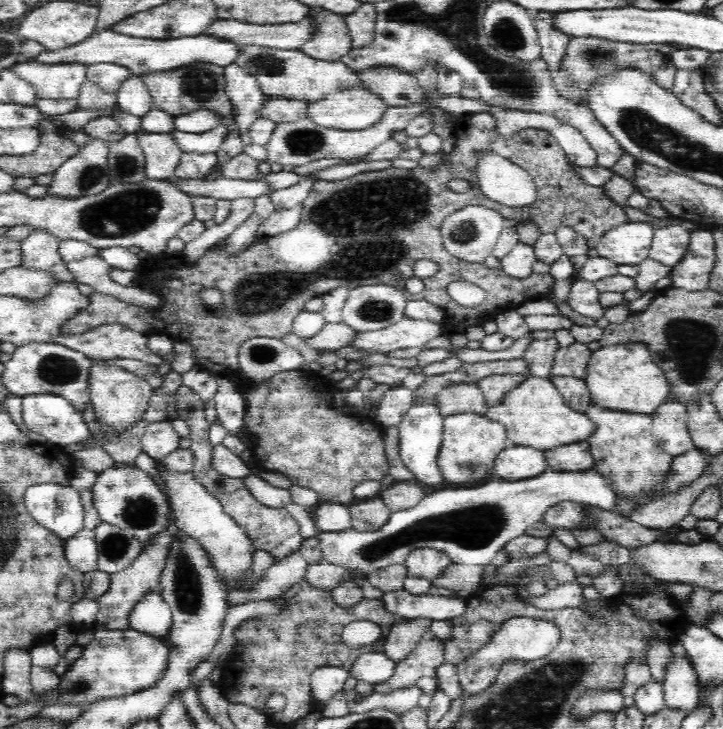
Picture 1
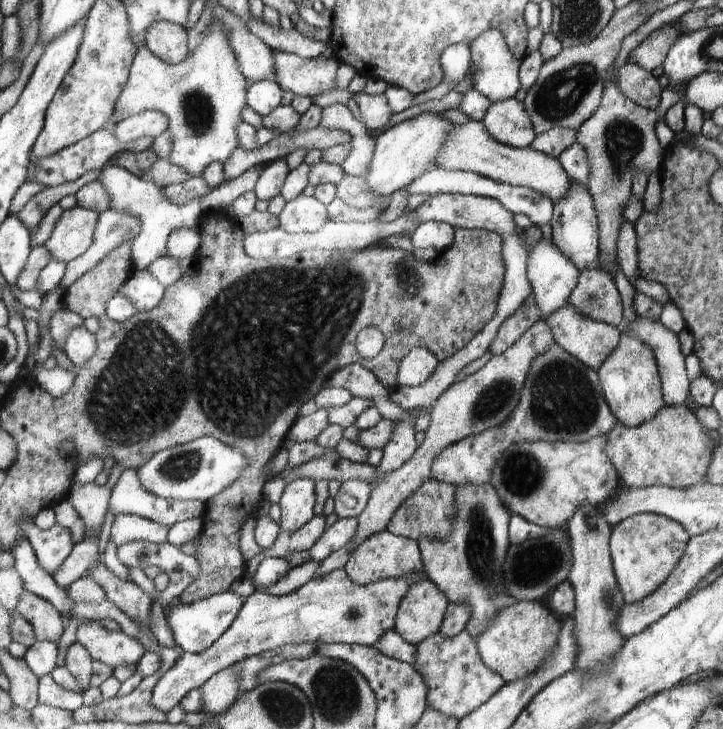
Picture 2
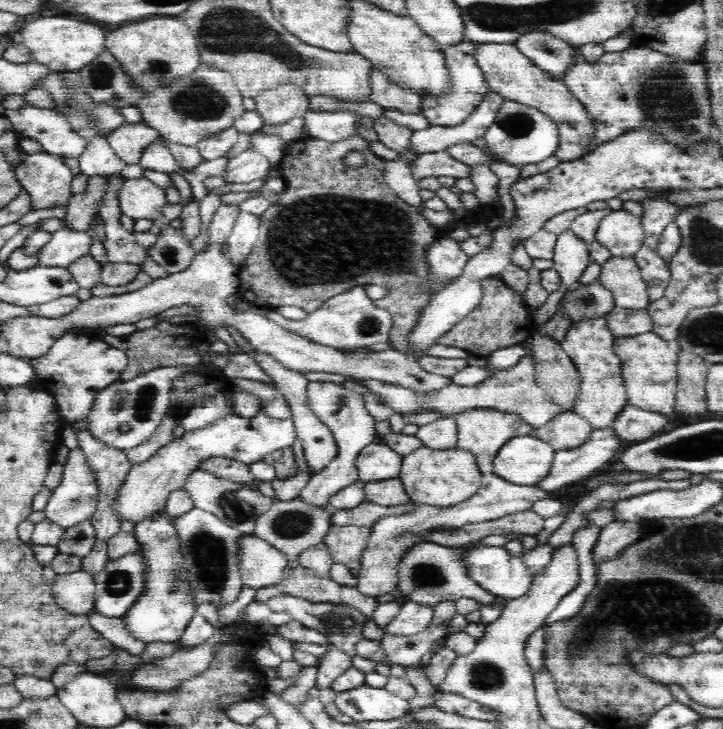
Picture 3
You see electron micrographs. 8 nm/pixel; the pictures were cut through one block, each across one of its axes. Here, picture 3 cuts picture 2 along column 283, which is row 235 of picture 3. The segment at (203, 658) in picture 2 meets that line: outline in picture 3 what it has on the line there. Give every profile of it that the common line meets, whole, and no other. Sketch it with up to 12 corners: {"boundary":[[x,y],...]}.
{"boundary":[[623,208],[600,220],[595,240],[628,258],[646,238],[642,219]]}

